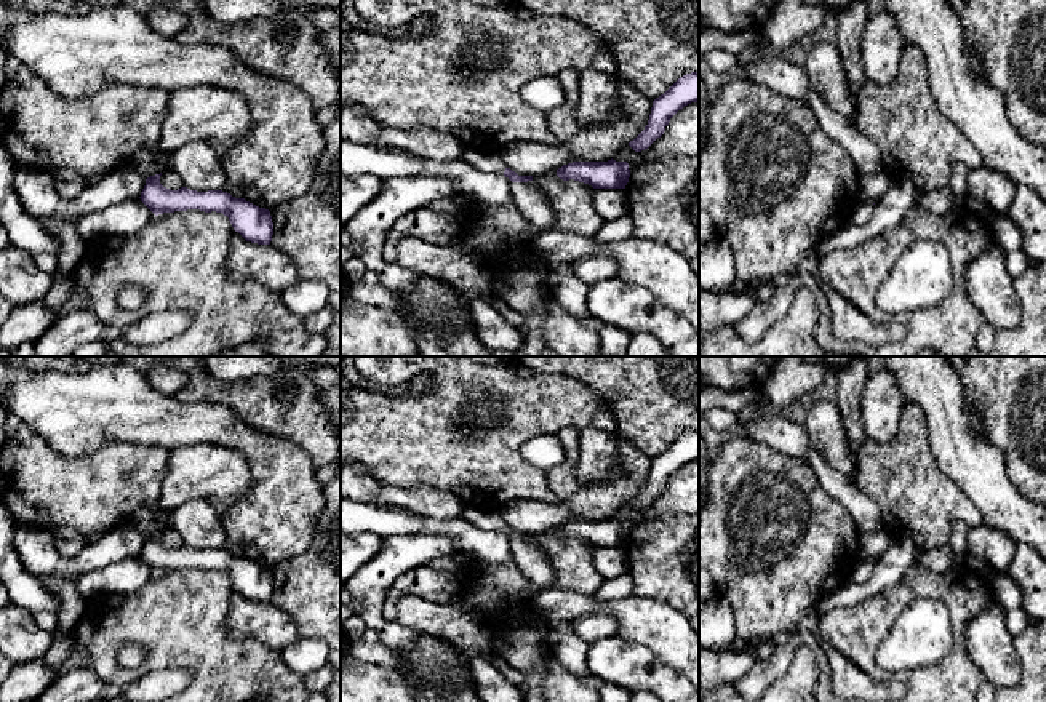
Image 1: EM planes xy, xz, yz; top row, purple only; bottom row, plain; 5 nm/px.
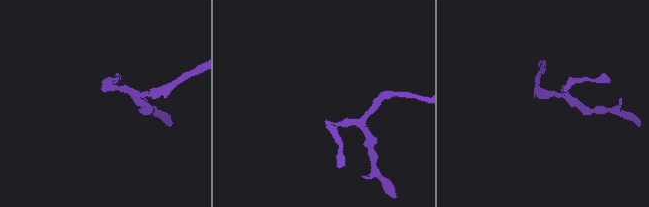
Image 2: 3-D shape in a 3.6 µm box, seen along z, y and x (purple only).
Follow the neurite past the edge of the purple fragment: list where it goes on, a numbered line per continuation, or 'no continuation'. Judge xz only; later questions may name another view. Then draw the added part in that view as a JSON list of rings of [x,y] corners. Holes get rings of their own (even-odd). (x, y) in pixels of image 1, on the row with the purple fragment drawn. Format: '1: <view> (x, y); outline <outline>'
1: xz (475, 160); outline [[[470,147],[465,149],[461,162],[478,173],[504,173],[507,168],[501,154],[485,154]]]

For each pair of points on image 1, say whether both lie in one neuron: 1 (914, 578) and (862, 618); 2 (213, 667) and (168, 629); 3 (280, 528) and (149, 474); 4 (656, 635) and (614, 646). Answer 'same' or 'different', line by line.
1: same
2: same
3: different
4: different

